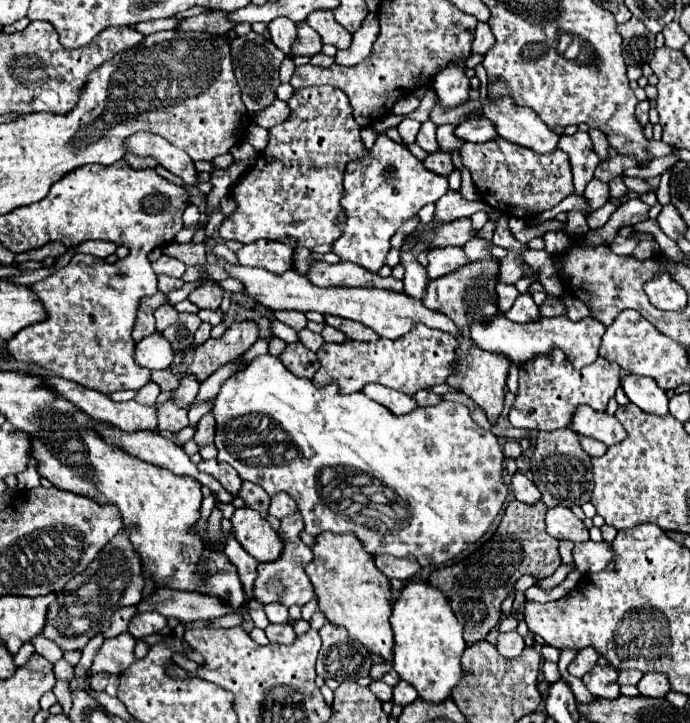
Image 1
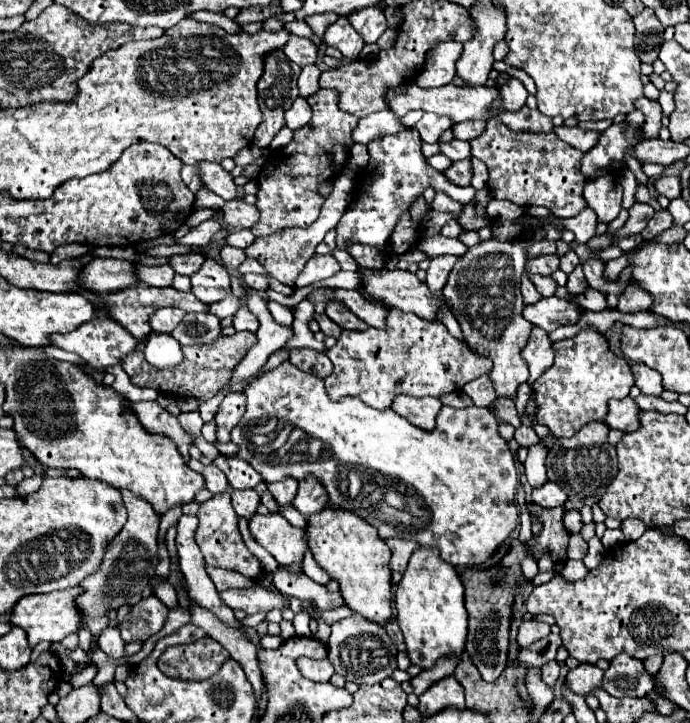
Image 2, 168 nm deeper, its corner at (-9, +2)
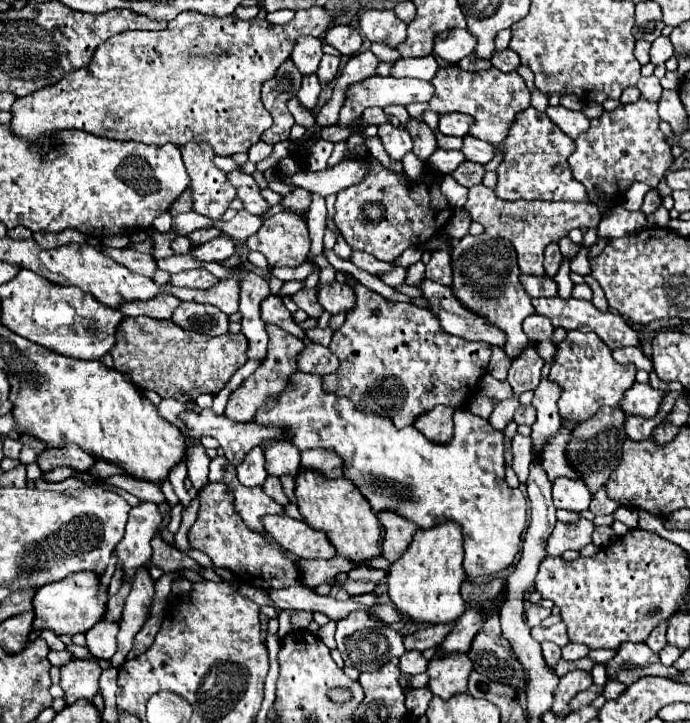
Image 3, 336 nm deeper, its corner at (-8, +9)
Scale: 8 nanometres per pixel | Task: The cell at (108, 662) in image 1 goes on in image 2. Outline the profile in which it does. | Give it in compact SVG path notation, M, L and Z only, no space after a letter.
M107 627L107 629L101 633L101 637L99 637L99 647L101 647L111 659L121 659L121 657L125 655L125 643L123 643L117 627L115 627L115 629Z

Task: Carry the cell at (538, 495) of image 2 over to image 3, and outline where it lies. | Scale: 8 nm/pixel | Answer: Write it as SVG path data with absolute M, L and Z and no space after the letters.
M558 478L552 484L552 496L554 496L554 506L564 508L570 512L584 512L590 506L592 494L582 484L582 480L570 480L570 478Z

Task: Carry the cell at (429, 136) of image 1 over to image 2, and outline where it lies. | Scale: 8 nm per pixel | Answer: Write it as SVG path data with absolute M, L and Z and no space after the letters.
M453 139L451 143L441 143L441 141L439 141L439 147L441 147L441 153L447 155L451 161L467 159L467 157L471 155L467 141L457 141L457 139Z

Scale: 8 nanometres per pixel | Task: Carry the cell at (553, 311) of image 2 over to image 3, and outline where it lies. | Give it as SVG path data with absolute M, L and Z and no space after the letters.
M556 296L556 298L534 298L532 304L534 304L536 312L542 316L548 316L556 328L564 328L566 332L570 332L570 330L594 332L602 338L602 342L608 344L610 350L622 348L622 346L640 346L640 336L626 324L626 320L622 316L618 316L616 312L600 312L598 308L594 308L592 302L576 300L576 298L562 300Z

